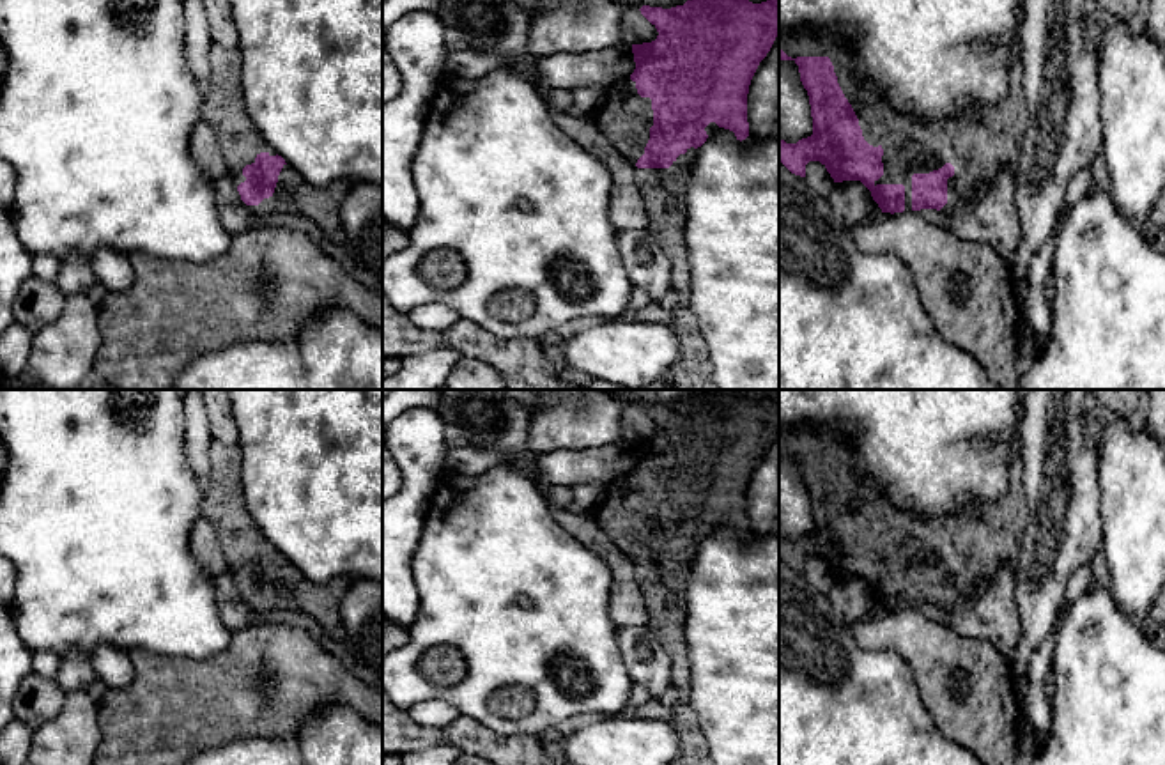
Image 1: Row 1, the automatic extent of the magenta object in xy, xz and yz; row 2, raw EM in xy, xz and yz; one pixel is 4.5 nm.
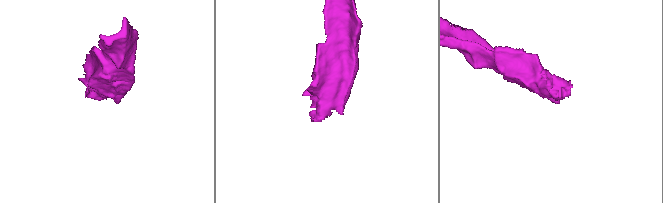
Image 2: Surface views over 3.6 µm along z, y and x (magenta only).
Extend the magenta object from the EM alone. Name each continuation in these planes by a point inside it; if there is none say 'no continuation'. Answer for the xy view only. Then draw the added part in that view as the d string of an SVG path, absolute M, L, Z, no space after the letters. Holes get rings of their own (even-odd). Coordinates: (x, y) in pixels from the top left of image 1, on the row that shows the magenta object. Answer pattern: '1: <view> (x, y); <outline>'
1: xy (225, 112); M211 46L211 80L204 97L202 120L209 124L228 165L230 181L246 181L243 168L260 152L276 156L246 112L241 89L243 57L239 51Z

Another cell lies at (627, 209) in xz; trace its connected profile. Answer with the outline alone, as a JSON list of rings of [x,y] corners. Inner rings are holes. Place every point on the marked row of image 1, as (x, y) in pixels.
[[[549,106],[552,120],[586,152],[598,158],[613,177],[609,218],[616,232],[646,228],[648,214],[636,184],[634,166],[620,154],[590,117],[574,117]]]

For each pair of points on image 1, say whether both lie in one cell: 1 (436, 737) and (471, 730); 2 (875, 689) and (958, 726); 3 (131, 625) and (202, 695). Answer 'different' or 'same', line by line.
1: different
2: different
3: different

